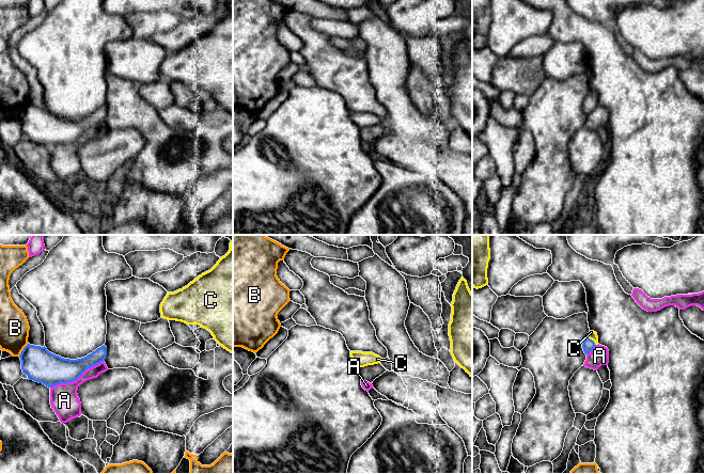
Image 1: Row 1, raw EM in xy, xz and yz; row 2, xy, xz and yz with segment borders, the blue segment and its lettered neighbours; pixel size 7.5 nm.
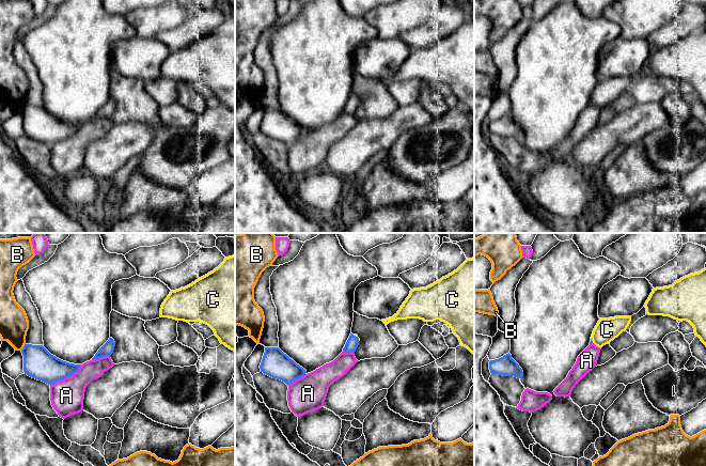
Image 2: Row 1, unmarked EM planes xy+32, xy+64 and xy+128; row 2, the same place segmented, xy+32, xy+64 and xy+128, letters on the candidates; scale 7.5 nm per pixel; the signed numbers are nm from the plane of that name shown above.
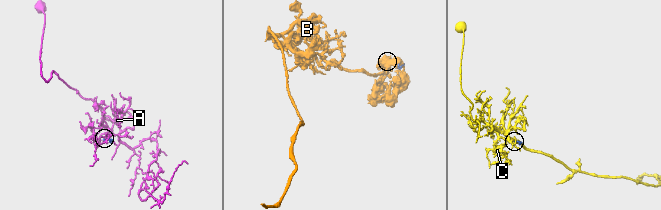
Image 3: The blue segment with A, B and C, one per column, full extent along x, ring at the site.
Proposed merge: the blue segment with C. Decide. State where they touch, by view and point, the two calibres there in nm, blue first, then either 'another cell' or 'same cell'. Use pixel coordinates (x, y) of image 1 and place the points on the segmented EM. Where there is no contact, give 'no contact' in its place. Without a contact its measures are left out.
yz (592, 341) | 90/70 nm | same cell

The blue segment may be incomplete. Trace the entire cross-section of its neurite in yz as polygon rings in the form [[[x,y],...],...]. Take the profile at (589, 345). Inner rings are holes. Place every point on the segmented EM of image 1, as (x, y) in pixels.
[[[590,331],[582,344],[584,353],[585,354],[590,353],[595,348],[596,345],[598,345],[597,333],[594,331]]]

